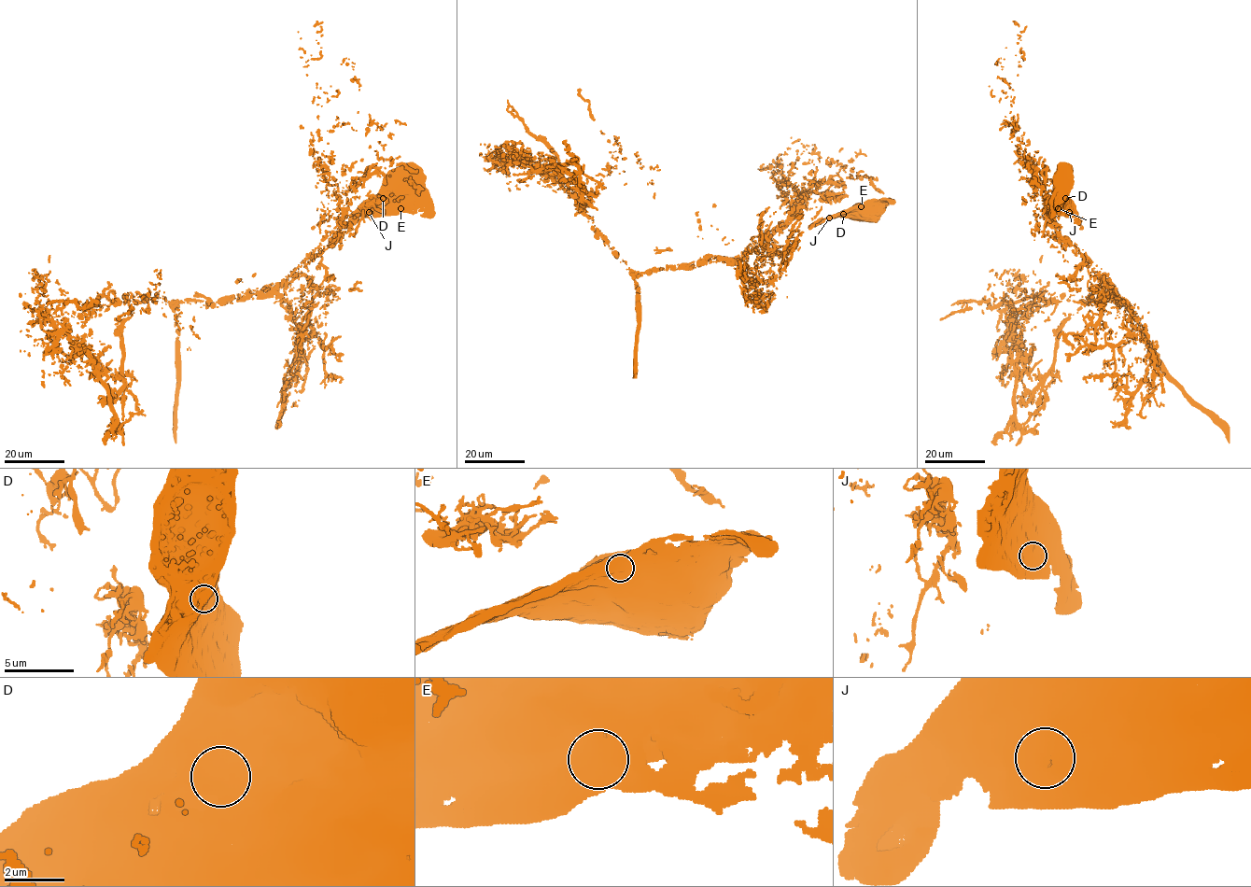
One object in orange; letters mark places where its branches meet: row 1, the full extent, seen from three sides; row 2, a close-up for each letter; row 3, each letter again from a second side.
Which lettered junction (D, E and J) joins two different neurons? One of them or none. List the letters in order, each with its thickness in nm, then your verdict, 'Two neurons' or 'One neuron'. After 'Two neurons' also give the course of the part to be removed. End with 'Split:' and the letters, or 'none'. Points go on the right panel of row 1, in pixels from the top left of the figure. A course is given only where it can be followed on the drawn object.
D: Thickness 1100 nm. One neuron
E: Thickness 1050 nm. One neuron
J: Thickness 1150 nm. One neuron
Split: none

